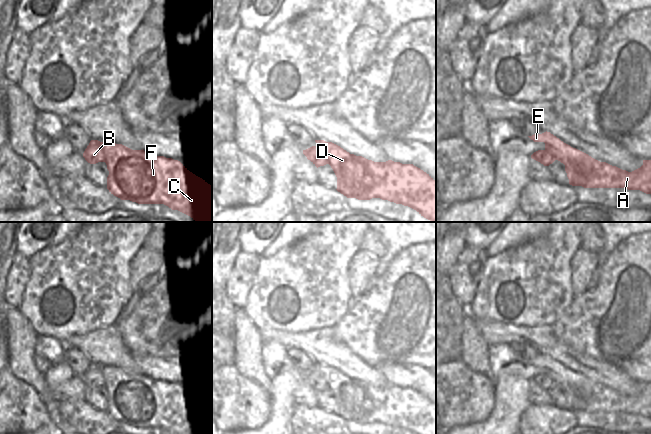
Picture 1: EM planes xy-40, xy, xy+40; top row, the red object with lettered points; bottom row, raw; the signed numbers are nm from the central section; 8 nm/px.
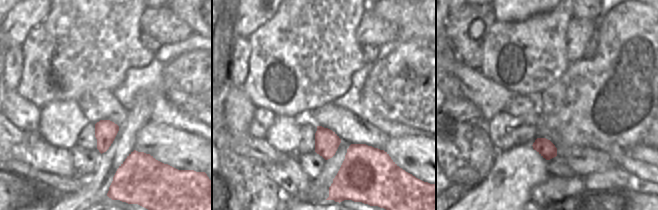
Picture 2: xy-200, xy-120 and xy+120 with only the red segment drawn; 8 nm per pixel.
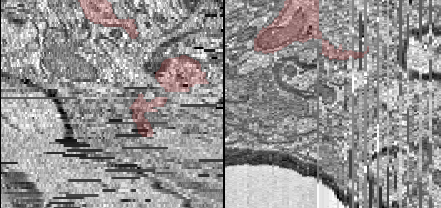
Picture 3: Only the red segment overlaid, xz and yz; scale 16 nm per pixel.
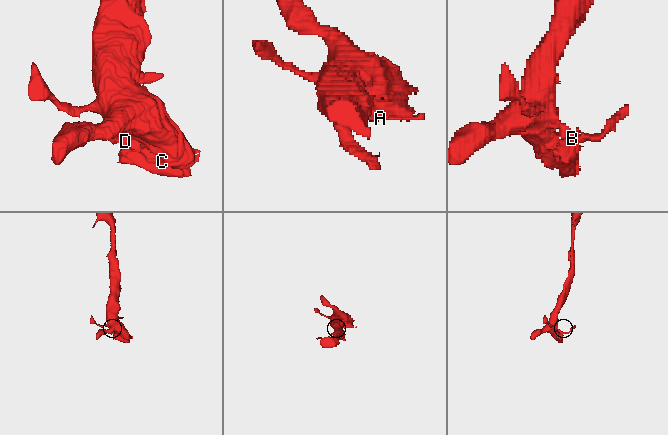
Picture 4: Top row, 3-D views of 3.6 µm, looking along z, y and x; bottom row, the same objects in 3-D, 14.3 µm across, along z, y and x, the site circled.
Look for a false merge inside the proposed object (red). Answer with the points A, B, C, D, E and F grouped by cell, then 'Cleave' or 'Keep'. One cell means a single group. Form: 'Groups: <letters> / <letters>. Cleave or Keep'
Groups: A C D E F / B. Cleave.

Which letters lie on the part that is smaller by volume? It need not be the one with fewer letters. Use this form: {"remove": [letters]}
{"remove": ["A", "C", "D", "E", "F"]}

